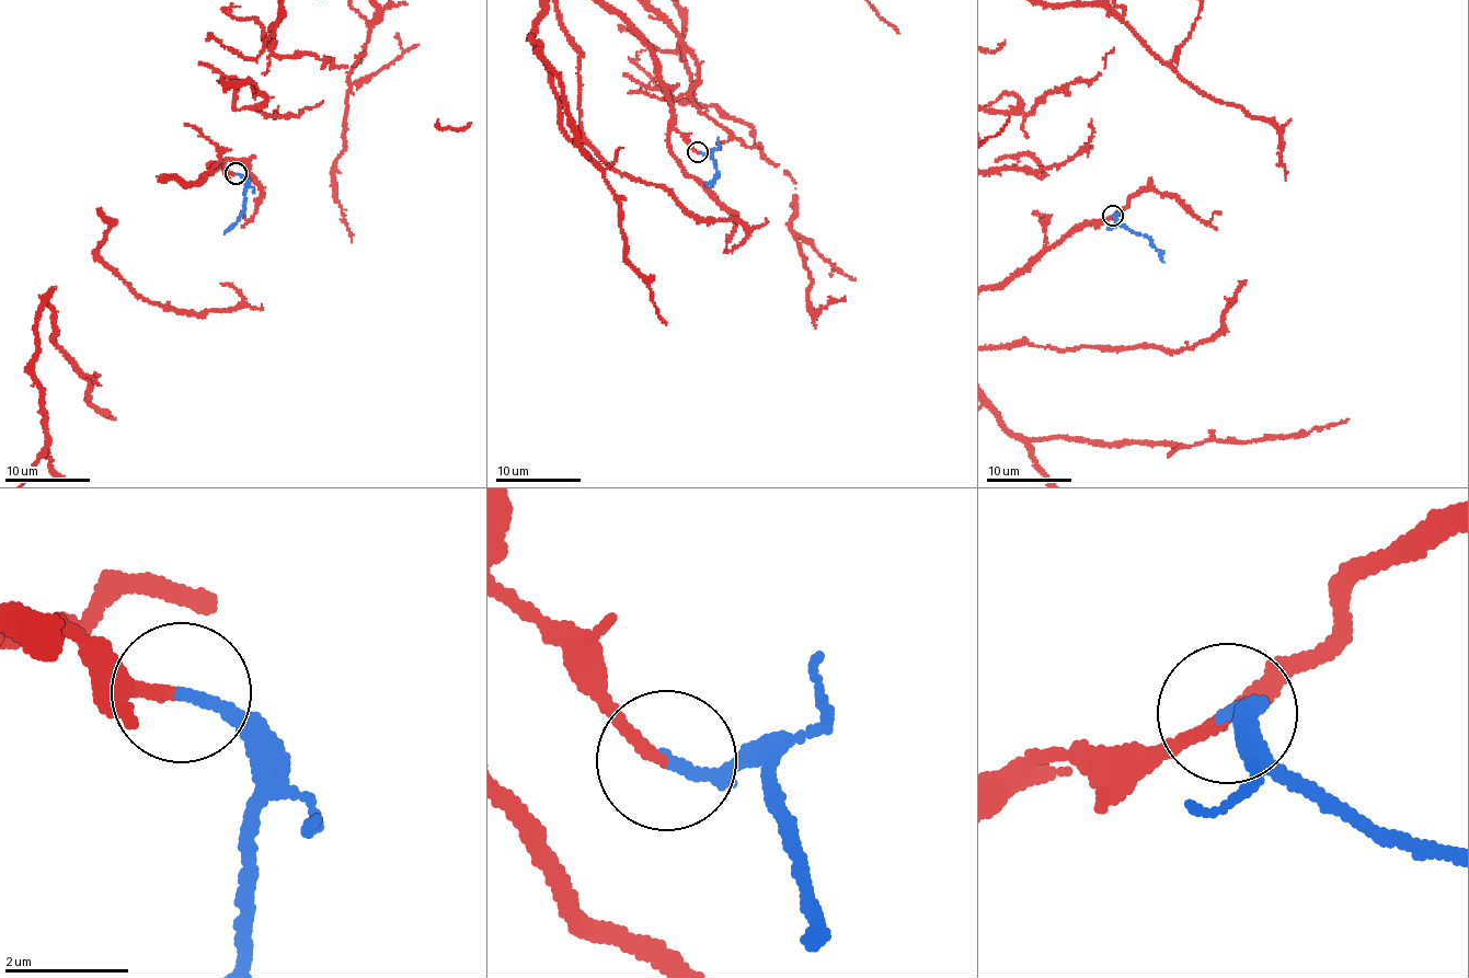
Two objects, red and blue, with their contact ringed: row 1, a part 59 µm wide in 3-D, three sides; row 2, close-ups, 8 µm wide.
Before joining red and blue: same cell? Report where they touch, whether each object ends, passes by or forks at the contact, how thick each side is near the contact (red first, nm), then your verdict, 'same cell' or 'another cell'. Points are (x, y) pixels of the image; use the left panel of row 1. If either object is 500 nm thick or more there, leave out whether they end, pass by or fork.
at (236, 173); red ends there; blue ends there; 190 nm thick on the red side, 200 nm on the other; same cell

